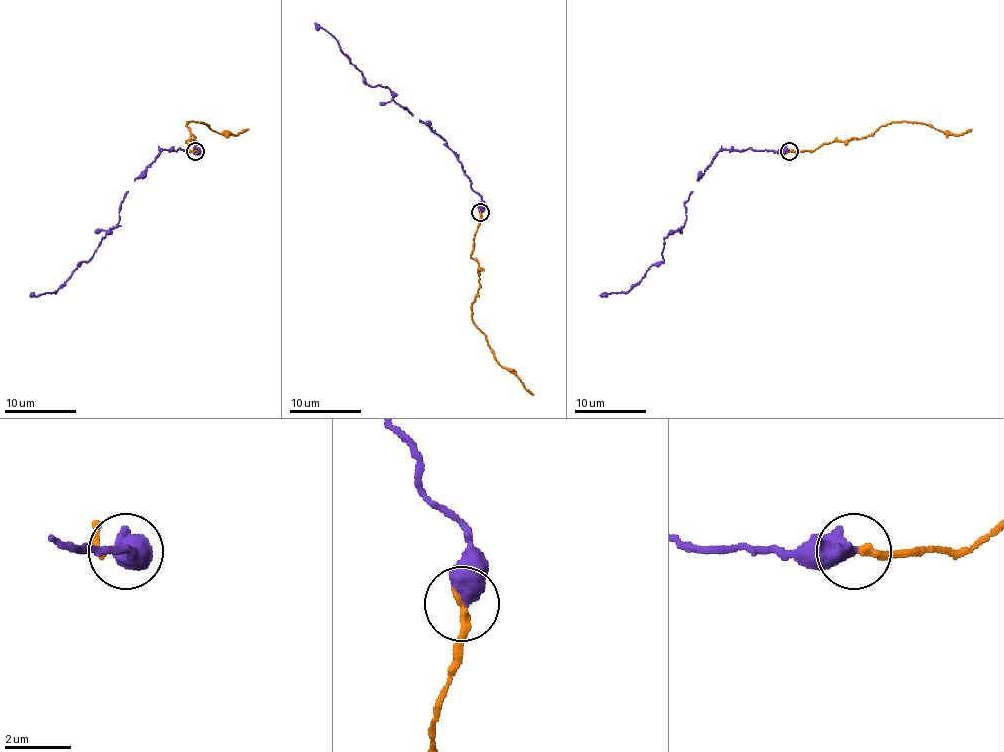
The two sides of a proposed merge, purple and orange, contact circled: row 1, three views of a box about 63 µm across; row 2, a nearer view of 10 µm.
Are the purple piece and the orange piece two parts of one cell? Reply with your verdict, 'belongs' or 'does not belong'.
belongs

